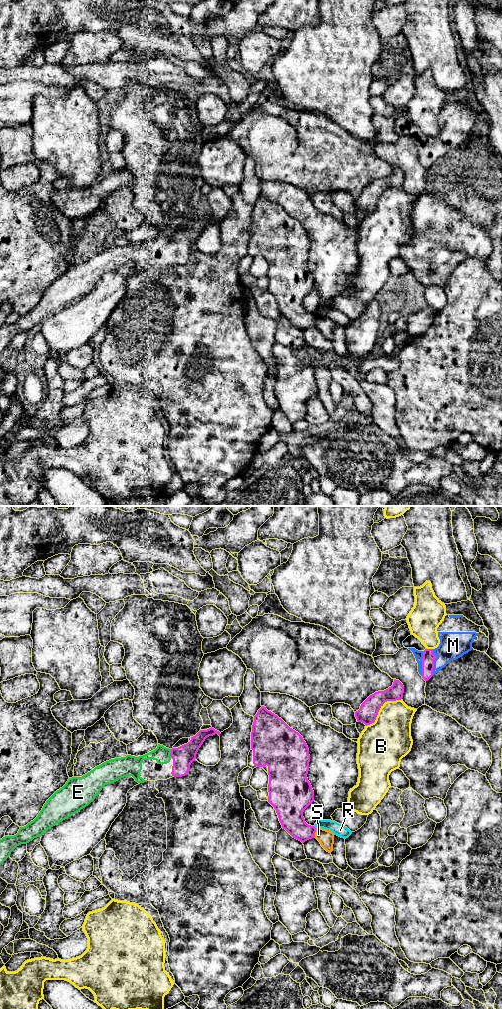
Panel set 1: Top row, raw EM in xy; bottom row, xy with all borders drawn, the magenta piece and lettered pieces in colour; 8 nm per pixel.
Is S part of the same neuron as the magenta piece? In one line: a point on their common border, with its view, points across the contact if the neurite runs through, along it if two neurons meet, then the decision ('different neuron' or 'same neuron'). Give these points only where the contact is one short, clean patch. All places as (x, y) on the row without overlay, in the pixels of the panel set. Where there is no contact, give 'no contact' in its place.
meets magenta in xy at (314, 321); border along xy (316, 317), (313, 325); different neuron

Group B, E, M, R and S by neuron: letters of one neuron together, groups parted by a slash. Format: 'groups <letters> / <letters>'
groups B / E M / R / S

